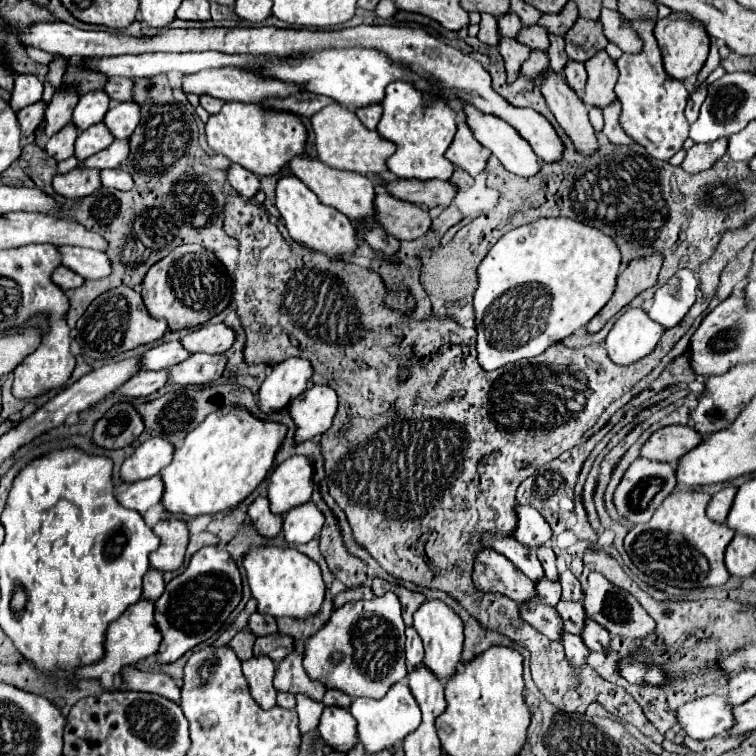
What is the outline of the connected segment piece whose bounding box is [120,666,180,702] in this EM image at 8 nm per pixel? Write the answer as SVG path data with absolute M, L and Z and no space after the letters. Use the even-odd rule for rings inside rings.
M124 666L120 670L122 682L128 686L128 690L140 690L140 692L152 692L152 694L160 694L168 700L180 702L180 688L176 686L176 682L166 676L166 674L158 674L158 672L142 672L134 666Z

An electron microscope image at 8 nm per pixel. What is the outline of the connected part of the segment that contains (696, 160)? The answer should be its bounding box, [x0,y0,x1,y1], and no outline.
[682,138,726,172]

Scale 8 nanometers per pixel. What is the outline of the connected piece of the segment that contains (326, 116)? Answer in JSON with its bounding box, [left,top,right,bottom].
[312,104,396,174]

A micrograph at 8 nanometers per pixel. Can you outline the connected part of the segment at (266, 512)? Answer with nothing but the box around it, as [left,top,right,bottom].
[248,496,282,538]

